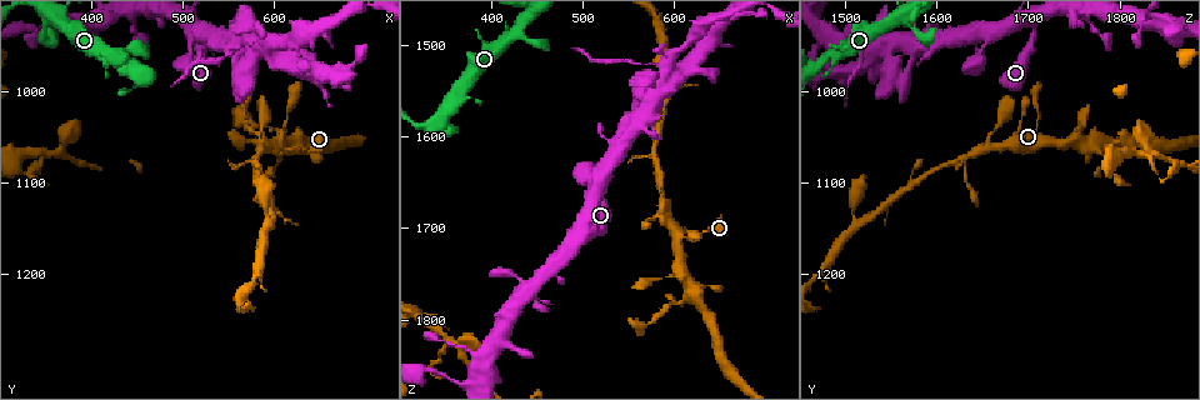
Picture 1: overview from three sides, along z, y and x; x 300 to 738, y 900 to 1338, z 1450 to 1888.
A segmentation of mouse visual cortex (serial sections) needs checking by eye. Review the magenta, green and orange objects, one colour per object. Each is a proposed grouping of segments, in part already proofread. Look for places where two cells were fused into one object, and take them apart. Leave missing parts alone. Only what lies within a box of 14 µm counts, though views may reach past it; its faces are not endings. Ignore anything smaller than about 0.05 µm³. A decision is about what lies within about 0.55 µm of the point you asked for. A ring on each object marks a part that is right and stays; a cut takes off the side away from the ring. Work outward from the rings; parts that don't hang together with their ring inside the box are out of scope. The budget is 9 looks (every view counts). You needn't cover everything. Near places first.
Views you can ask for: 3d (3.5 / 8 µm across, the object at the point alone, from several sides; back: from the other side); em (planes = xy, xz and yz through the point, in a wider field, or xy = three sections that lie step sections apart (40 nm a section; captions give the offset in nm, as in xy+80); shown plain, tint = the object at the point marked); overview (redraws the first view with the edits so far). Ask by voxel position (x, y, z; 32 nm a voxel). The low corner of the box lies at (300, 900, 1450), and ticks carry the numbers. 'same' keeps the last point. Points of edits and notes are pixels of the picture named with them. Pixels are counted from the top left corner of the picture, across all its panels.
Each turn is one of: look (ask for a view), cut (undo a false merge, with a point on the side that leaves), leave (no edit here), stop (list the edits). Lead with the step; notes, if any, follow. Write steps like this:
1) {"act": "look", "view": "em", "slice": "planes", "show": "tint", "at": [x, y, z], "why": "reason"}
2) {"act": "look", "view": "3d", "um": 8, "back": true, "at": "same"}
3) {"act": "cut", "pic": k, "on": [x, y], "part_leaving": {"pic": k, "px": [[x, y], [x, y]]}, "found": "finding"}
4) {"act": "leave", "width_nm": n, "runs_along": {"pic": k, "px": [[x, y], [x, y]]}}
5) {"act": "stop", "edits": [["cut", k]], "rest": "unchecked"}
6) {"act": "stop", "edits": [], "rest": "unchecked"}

{"act": "look", "view": "3d", "um": 3.5, "at": [610, 1060, 1700], "why": "thin arm on a thick one"}

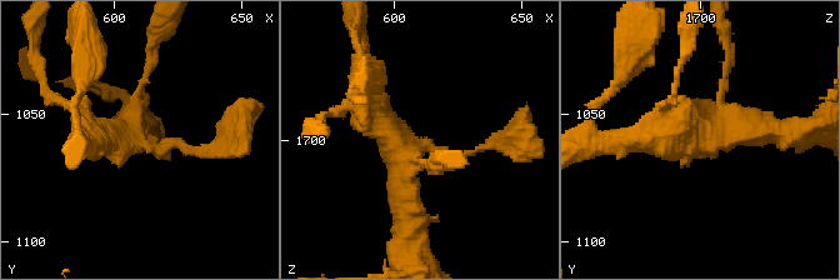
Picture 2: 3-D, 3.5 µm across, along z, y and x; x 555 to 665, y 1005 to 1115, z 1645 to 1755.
{"act": "look", "view": "em", "slice": "xy", "step": 2, "show": "tint", "at": [611, 1061, 1703], "arms": 4, "arm_widths_nm": [100, 100, 350, 400]}

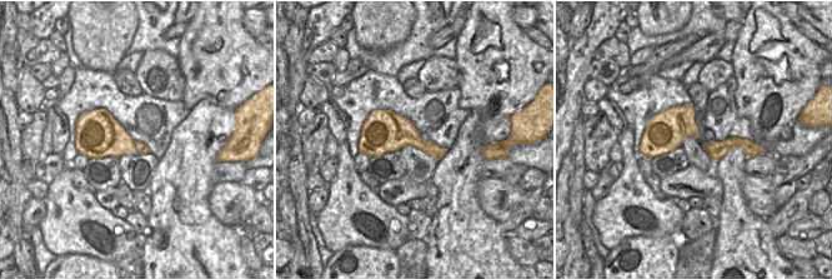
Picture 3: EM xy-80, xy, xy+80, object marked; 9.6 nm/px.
{"act": "leave", "width_nm": 360, "runs_along": {"pic": 2, "px": [[491, 141], [461, 158], [411, 150], [411, 218]]}, "found": "continuous, no second cell"}

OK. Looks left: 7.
{"act": "look", "view": "3d", "um": 3.5, "back": true, "at": [580, 1070, 1630], "why": "side arm on a straight run"}

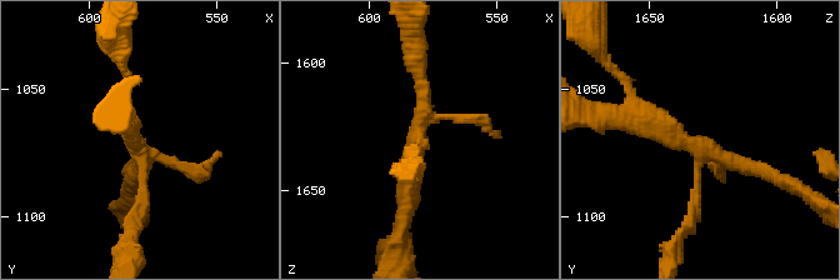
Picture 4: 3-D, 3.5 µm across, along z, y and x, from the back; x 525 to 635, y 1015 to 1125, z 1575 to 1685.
{"act": "look", "view": "em", "slice": "xy", "step": 5, "show": "tint", "at": [582, 1074, 1632], "why": "shape alone is not enough"}

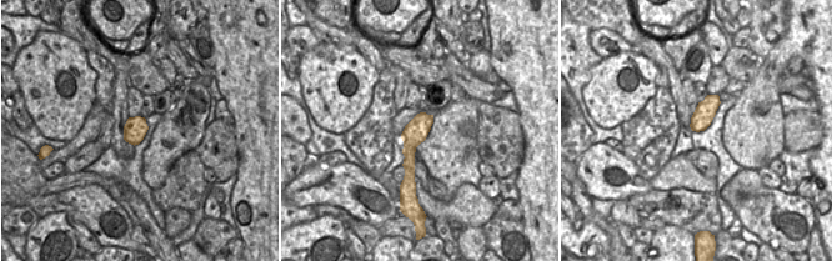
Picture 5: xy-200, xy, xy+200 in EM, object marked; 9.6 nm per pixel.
{"act": "look", "view": "em", "slice": "xy", "step": 2, "show": "tint", "at": "same", "why": "cut it another way"}

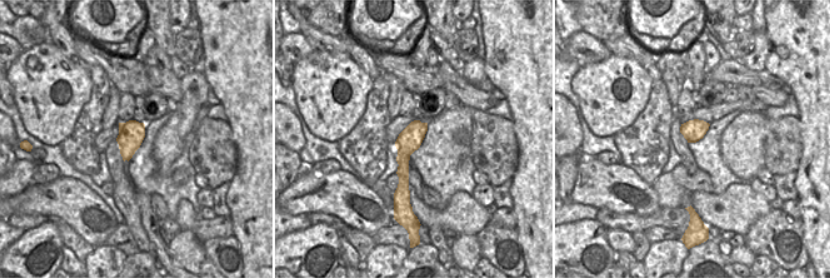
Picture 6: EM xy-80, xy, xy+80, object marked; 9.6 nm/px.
{"act": "leave", "width_nm": 220, "runs_along": {"pic": 6, "px": [[416, 123], [404, 150], [406, 193]]}, "found": "continuous, no second cell"}

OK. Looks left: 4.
{"act": "look", "view": "3d", "um": 8, "at": [540, 940, 1615], "why": "arms part here"}

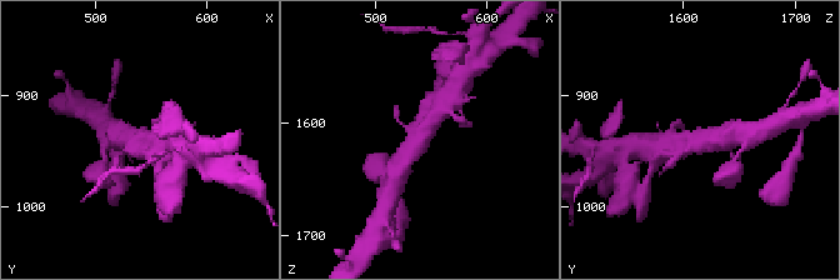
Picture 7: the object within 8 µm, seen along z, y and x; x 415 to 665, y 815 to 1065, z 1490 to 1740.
{"act": "look", "view": "em", "slice": "xy", "step": 2, "show": "tint", "at": [538, 940, 1614], "why": "shape alone is not enough"}

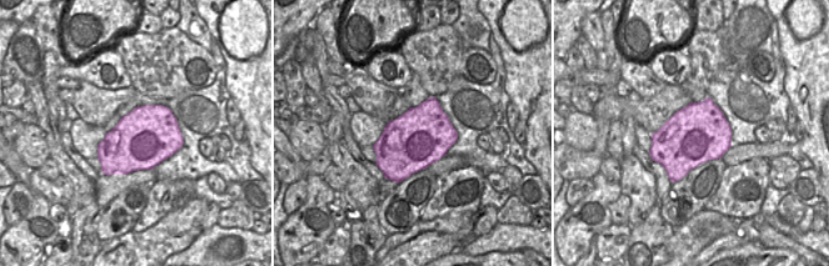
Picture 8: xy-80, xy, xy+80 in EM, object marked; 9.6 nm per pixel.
{"act": "leave", "runs_along": {"pic": 7, "px": [[399, 166], [439, 109]]}, "found": "all the same cell"}

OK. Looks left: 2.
{"act": "look", "view": "3d", "um": 3.5, "at": [565, 950, 1520], "why": "narrows sharply"}

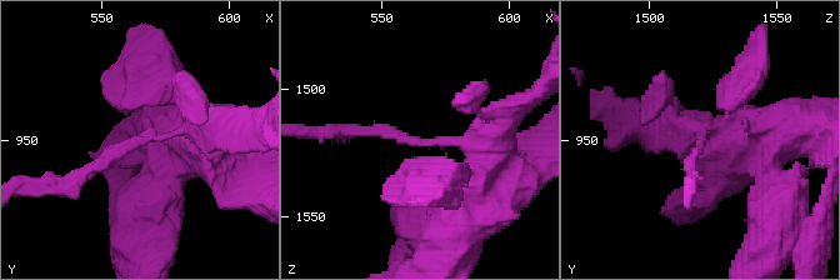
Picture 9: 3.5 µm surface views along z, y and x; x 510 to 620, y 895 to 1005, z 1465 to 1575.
{"act": "cut", "pic": 9, "on": [388, 134], "arm_widths_nm": [150, 400], "part_leaving": {"pic": 9, "px": [[426, 141], [391, 131], [319, 131]]}, "found": "a second cell is stuck on"}

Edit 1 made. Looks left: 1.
{"act": "stop", "edits": [["cut", 9]], "rest": "unchecked"}

